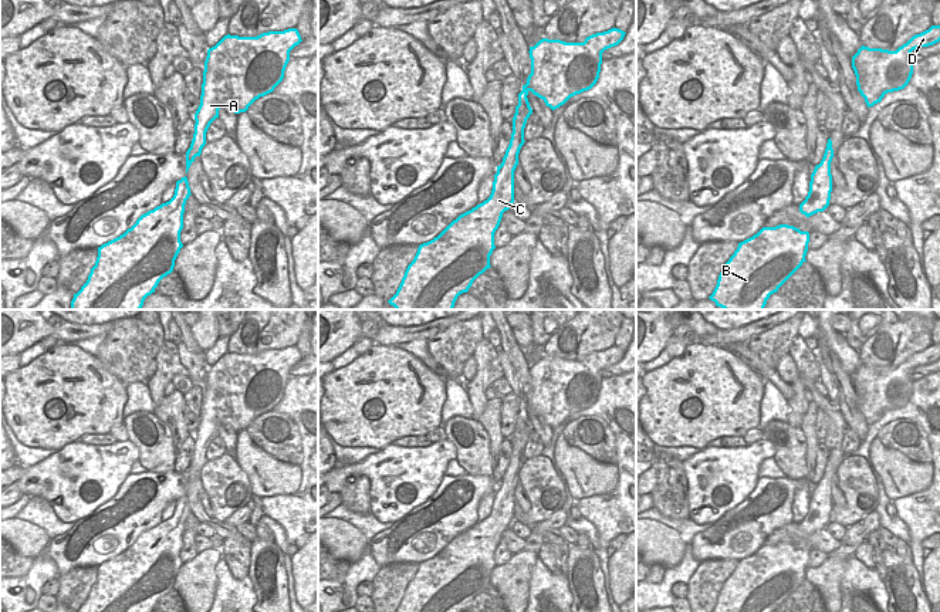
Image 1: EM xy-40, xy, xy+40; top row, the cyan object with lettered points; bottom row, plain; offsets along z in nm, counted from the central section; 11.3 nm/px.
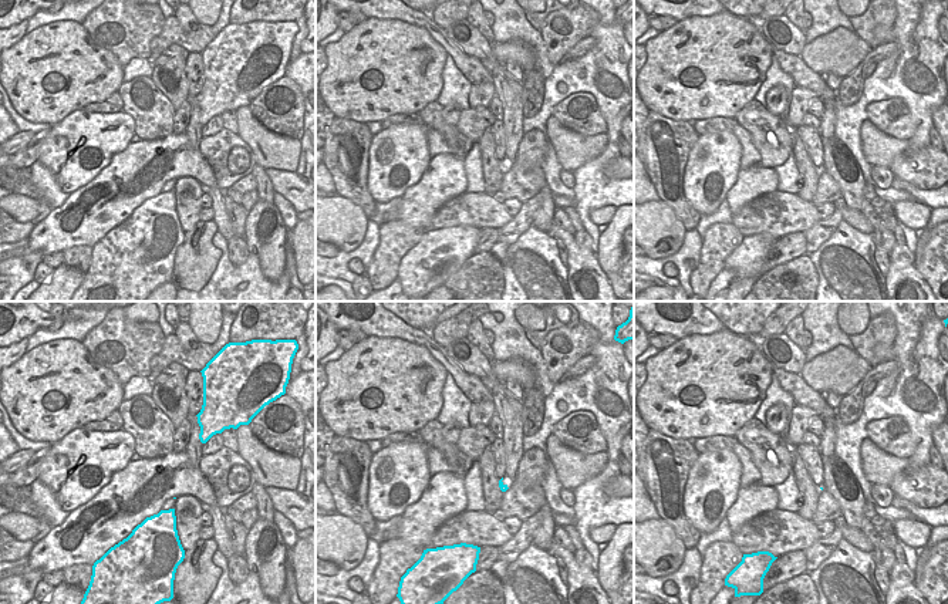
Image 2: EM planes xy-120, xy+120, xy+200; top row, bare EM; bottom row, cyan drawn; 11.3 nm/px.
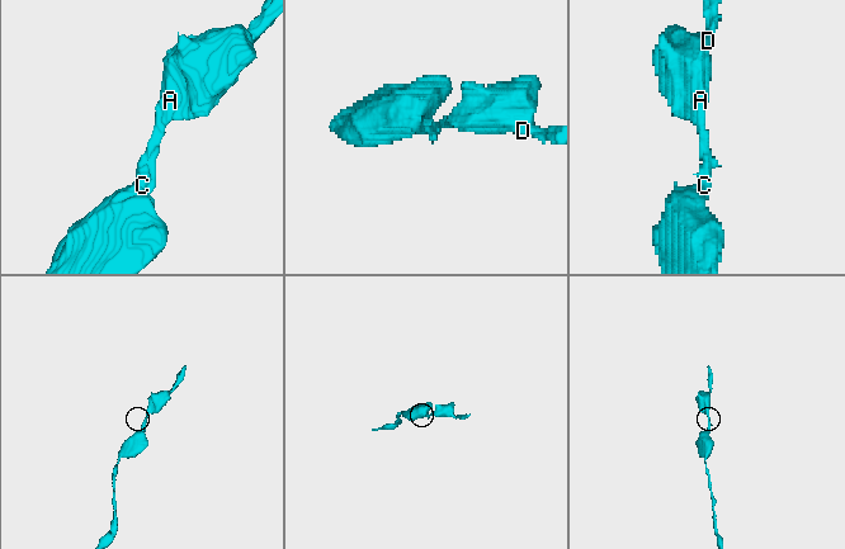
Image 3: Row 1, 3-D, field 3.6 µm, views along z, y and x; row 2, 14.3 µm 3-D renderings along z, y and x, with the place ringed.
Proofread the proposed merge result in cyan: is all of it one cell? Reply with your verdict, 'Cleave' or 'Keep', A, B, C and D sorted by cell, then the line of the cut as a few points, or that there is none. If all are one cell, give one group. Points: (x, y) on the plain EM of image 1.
Keep. Groups: A B C D. No split.

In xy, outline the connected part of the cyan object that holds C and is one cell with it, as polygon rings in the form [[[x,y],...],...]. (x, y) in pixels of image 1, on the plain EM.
[[[611,346],[585,356],[584,361],[565,361],[561,358],[540,358],[530,365],[531,392],[518,412],[518,423],[513,436],[513,452],[503,480],[497,484],[493,508],[487,518],[460,532],[437,555],[419,564],[413,579],[408,584],[396,612],[463,612],[473,599],[490,586],[490,574],[494,564],[494,551],[500,544],[503,531],[514,521],[514,488],[518,471],[524,463],[524,446],[532,432],[528,410],[541,416],[552,429],[564,423],[571,415],[591,408],[601,390],[602,371],[618,364],[625,349]]]

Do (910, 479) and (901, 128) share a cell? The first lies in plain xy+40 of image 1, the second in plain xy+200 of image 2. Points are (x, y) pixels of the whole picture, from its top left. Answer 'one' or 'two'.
two

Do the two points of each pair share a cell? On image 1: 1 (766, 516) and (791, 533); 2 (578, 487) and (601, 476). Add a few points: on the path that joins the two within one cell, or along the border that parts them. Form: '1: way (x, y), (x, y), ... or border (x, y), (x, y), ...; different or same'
1: border (793, 521), (777, 527), (763, 544); different
2: way (584, 482), (595, 477); same

